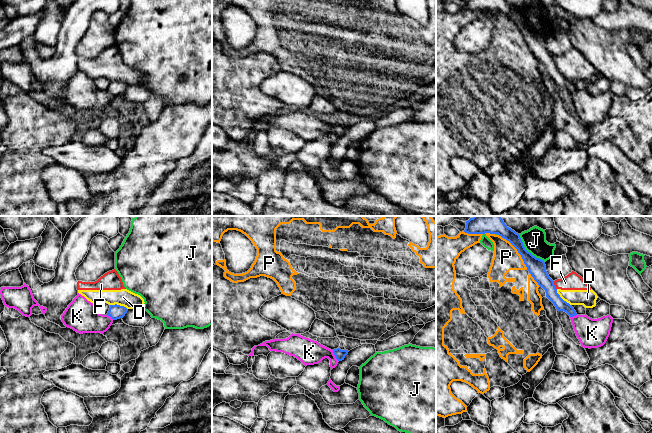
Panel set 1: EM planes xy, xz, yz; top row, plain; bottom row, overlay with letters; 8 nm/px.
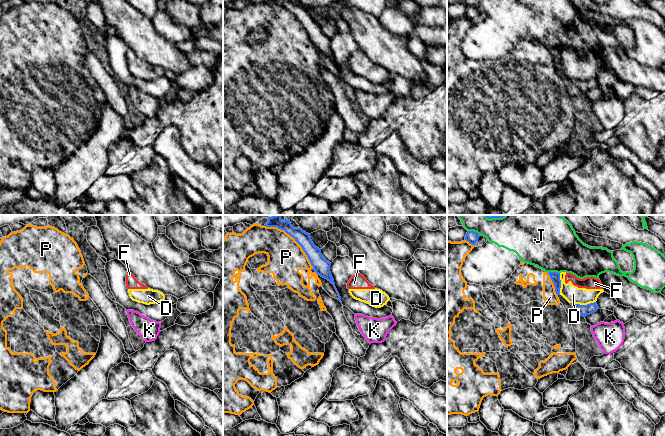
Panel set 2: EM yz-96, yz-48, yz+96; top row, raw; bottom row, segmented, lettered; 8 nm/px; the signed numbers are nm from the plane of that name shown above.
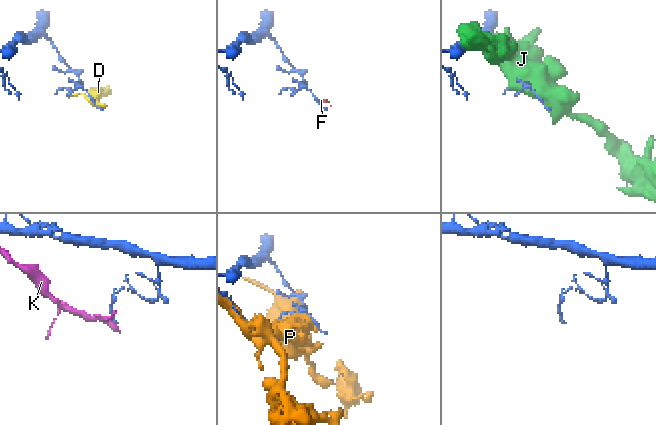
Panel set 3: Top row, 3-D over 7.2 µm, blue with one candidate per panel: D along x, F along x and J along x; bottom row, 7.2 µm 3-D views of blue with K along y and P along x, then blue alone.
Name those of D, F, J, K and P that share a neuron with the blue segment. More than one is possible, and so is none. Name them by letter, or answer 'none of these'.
none of these

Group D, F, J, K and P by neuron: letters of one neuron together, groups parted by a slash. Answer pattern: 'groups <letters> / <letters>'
groups D F / J / K / P

